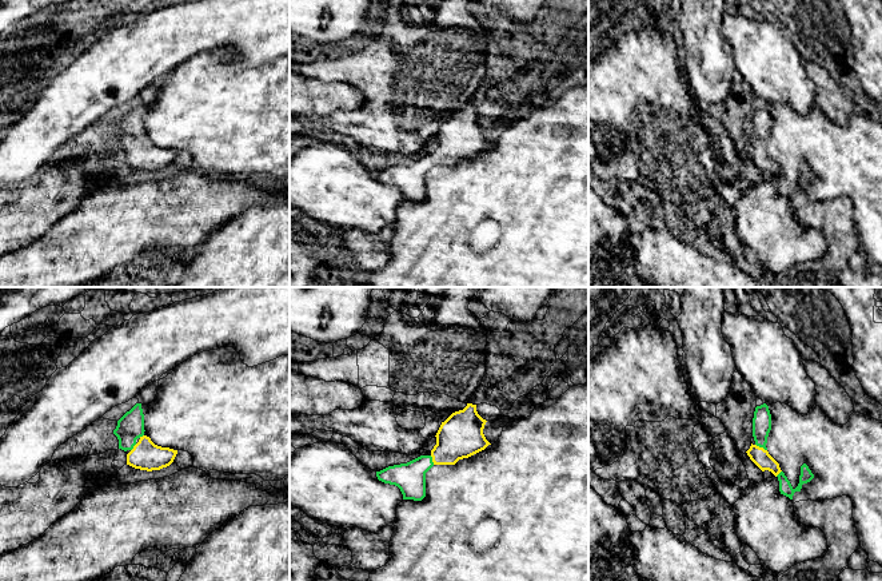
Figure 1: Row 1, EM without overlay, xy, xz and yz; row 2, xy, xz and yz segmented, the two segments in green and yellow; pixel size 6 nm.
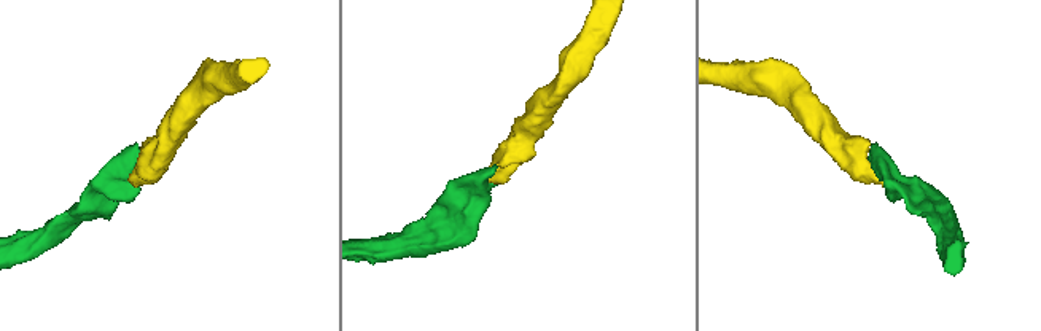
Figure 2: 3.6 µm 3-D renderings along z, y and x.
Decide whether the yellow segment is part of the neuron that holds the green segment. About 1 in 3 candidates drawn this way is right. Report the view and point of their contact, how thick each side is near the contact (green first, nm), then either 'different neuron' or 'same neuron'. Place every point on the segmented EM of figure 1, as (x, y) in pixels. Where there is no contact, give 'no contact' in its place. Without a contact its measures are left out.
meets green in yz at (761, 446); 110 nm thick on the green side, 110 nm on the other; same neuron

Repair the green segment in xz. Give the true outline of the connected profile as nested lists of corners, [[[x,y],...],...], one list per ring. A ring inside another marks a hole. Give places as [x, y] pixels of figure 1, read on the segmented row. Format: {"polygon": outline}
{"polygon": [[[467,403],[442,422],[430,455],[376,471],[378,479],[398,486],[403,500],[422,501],[426,497],[426,473],[434,465],[455,465],[491,445],[483,434],[486,422],[478,414],[476,405]]]}

